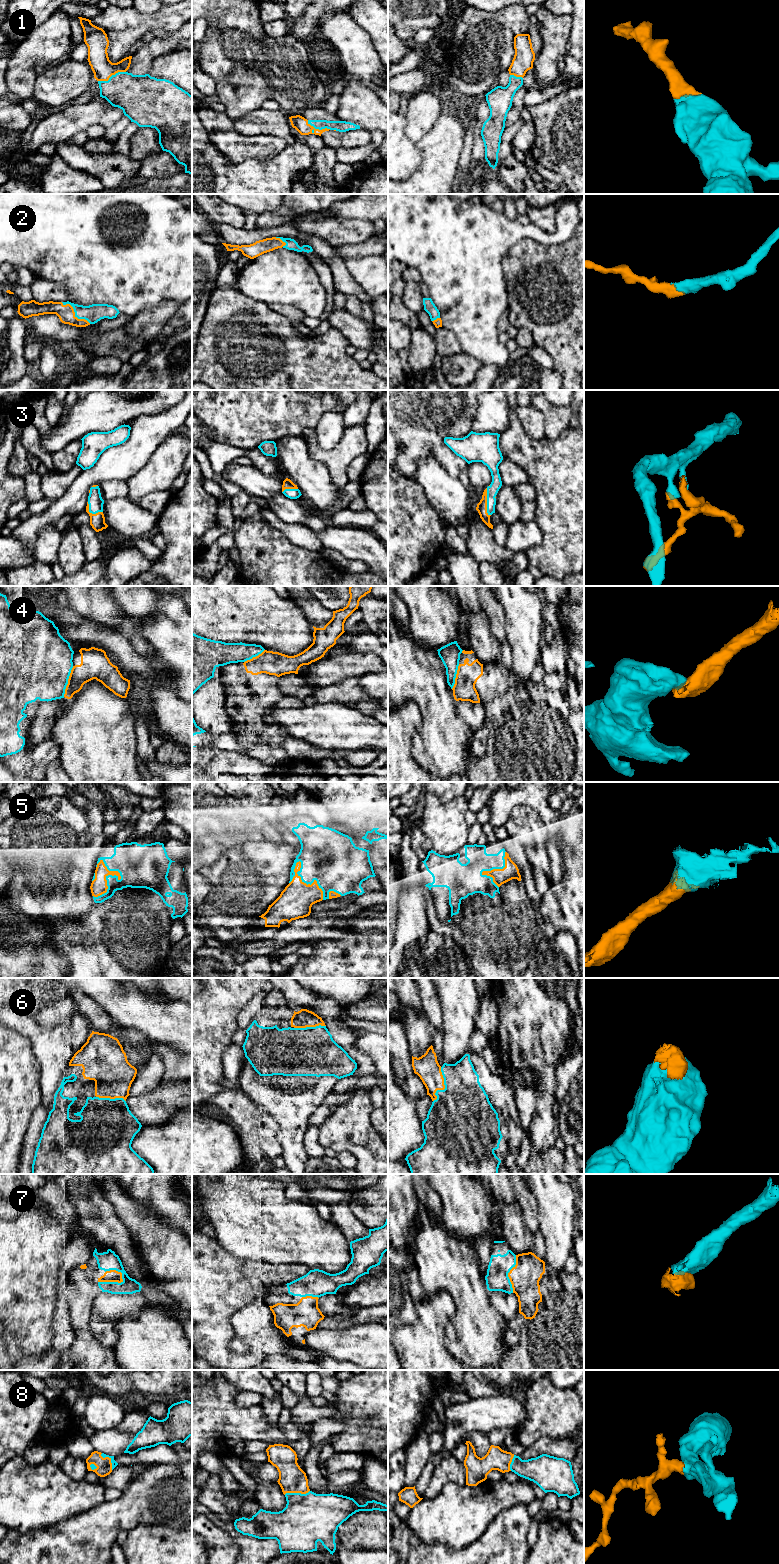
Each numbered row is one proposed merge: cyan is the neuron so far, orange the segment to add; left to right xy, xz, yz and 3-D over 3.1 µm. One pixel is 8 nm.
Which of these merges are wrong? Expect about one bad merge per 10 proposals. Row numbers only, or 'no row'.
4

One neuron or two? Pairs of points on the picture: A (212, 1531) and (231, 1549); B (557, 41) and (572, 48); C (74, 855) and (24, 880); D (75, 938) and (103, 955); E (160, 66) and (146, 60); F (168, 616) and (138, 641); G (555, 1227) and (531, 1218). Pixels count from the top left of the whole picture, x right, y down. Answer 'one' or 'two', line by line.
A: one
B: two
C: one
D: one
E: two
F: two
G: two

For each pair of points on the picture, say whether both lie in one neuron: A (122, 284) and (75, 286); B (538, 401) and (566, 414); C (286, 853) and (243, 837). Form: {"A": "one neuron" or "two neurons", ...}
{"A": "one neuron", "B": "one neuron", "C": "two neurons"}

